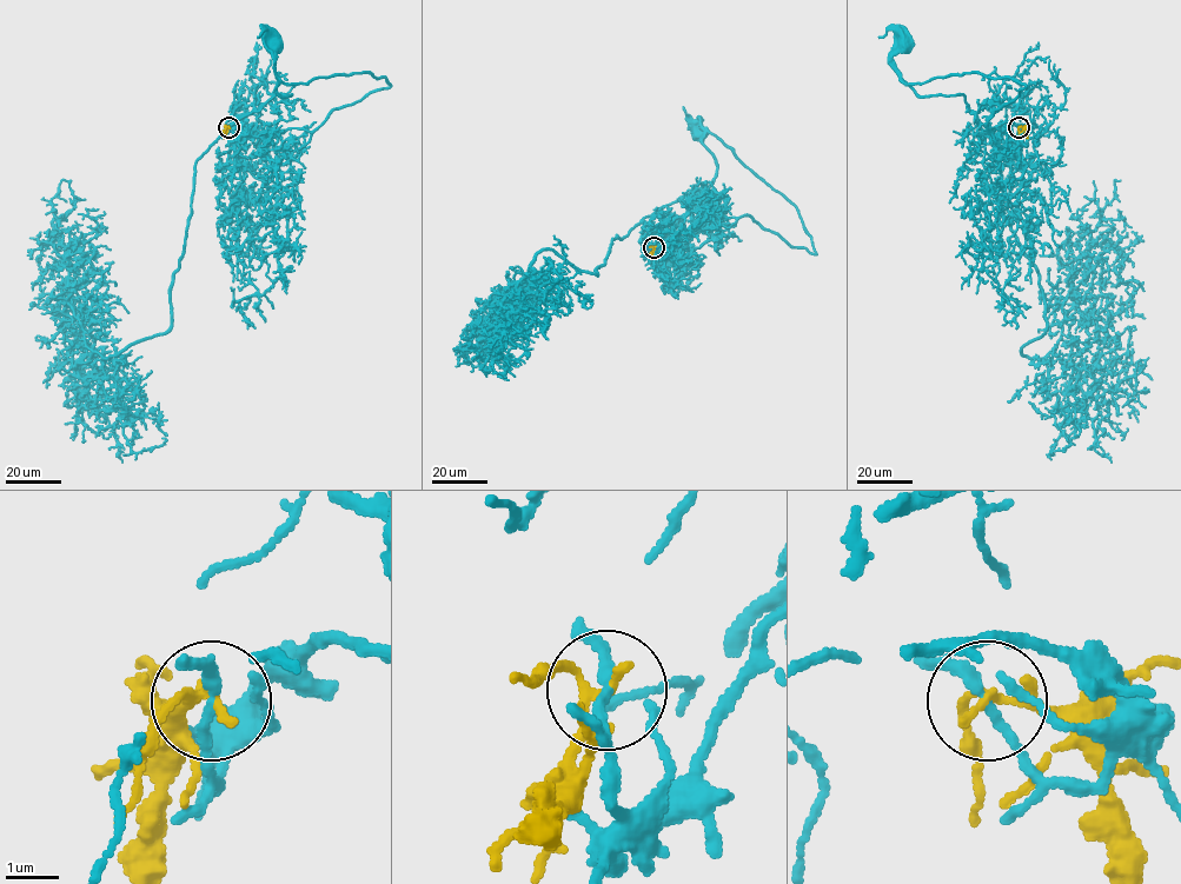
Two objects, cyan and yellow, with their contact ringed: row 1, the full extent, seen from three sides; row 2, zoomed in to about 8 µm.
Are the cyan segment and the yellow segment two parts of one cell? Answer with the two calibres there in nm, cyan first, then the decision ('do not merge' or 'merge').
calibres 200 and 120 nm; do not merge

